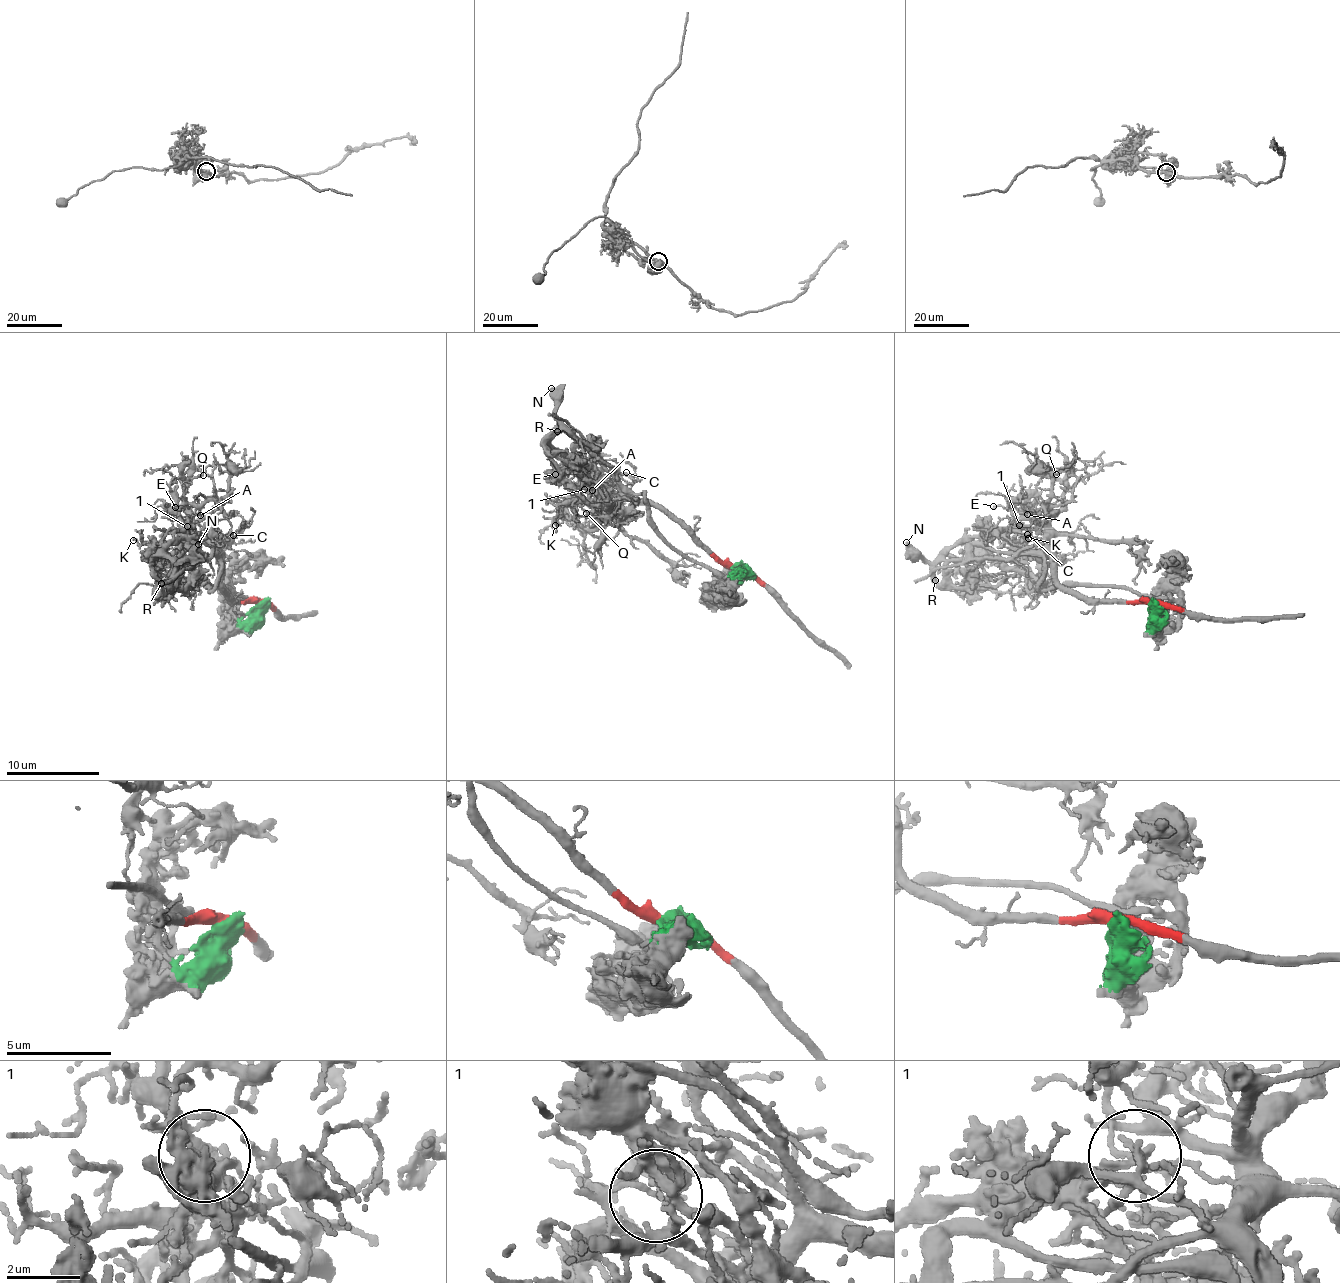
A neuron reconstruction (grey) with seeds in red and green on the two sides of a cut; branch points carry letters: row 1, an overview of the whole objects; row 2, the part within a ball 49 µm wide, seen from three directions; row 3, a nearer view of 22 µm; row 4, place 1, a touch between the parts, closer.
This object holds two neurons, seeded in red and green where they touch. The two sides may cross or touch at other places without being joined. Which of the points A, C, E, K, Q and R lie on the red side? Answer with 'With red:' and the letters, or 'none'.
With red: A, C, E, K, Q

